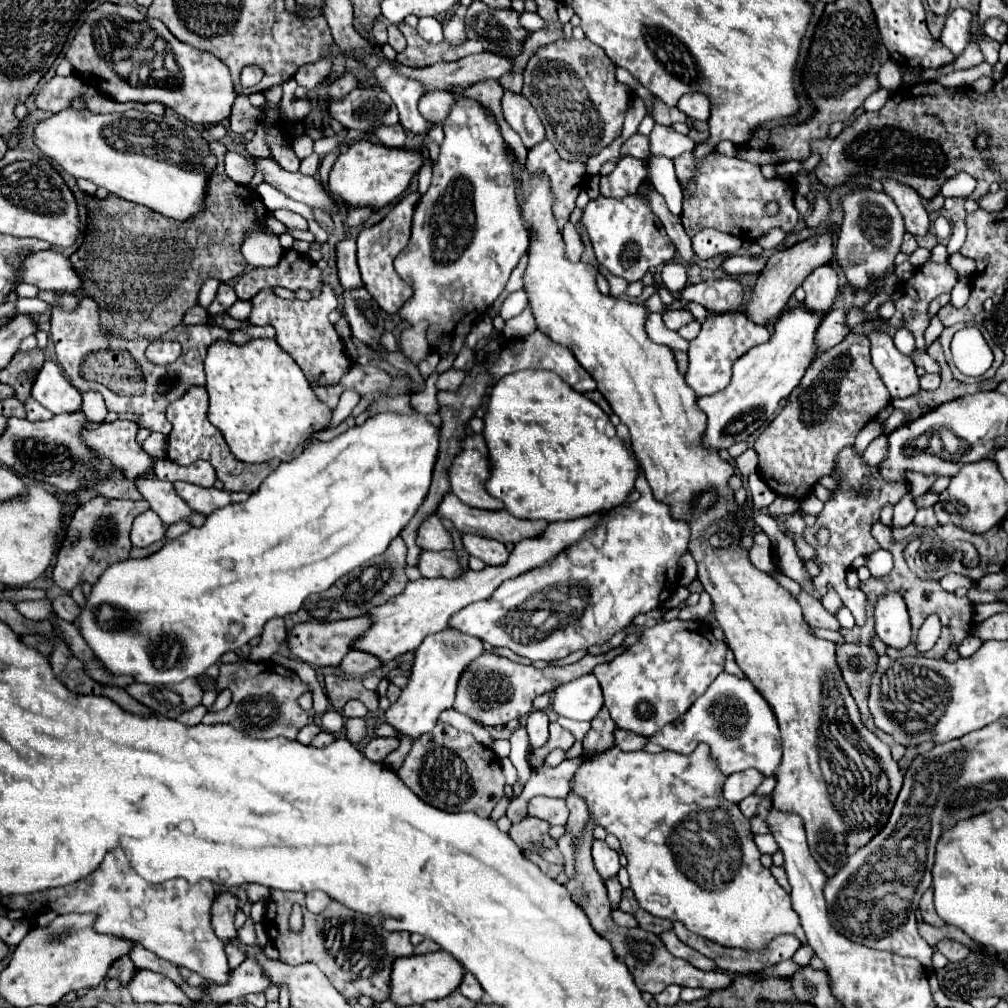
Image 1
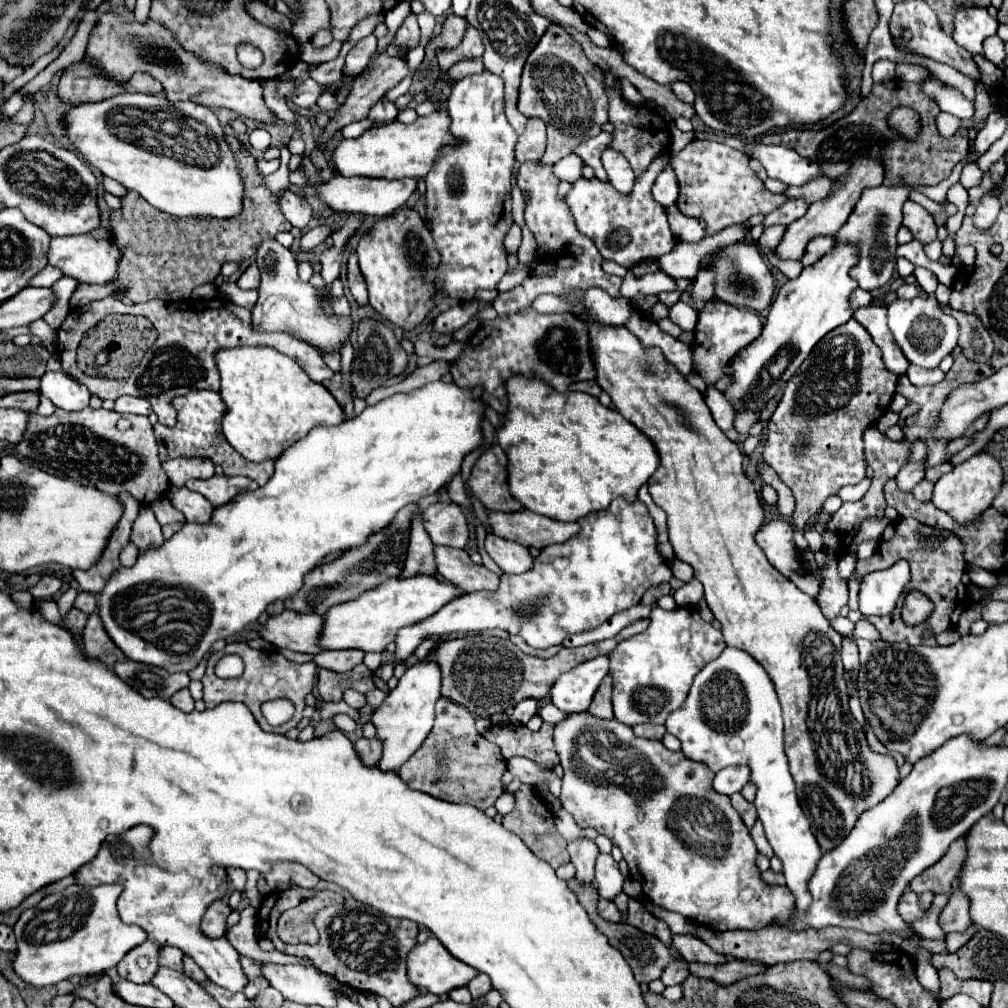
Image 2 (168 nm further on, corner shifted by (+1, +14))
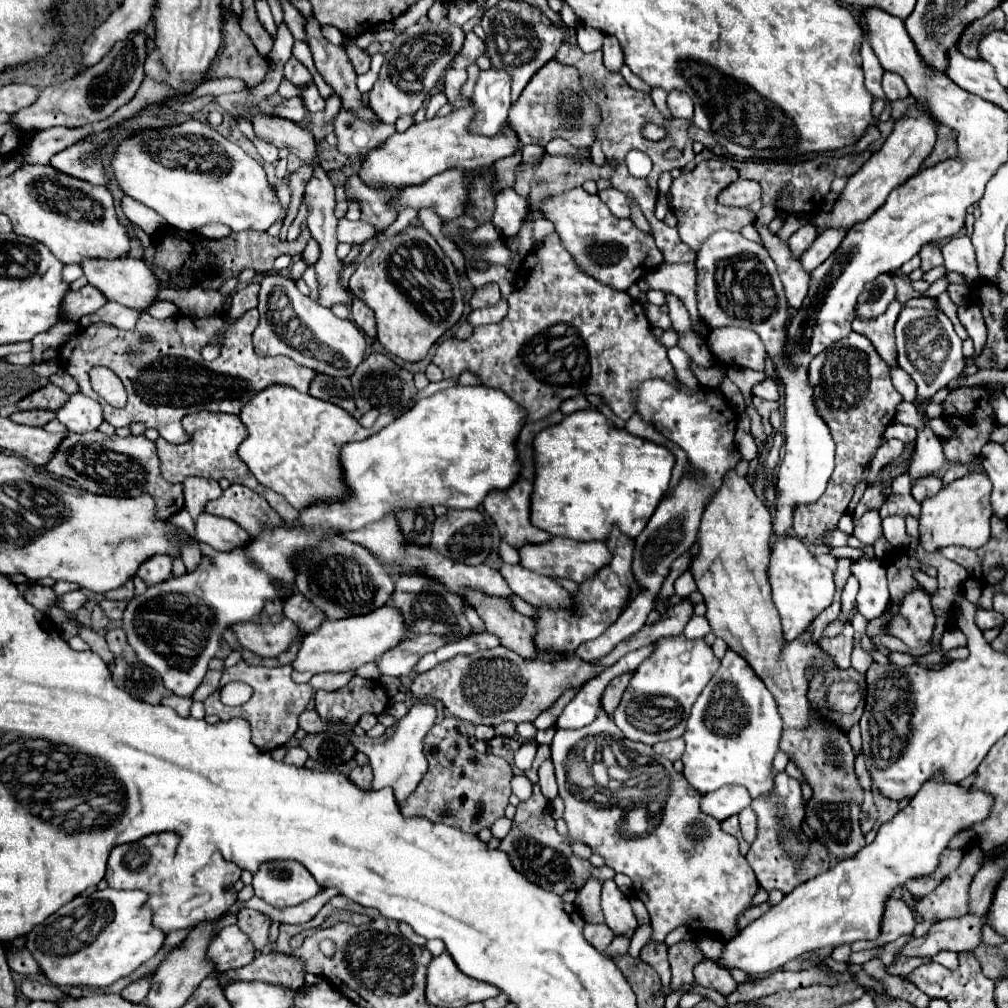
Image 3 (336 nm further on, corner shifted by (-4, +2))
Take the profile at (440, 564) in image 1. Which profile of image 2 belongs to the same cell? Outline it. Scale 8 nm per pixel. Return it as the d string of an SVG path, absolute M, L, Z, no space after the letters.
M437 546L435 548L435 560L439 574L455 584L461 586L465 594L473 594L479 590L493 592L499 586L499 576L489 572L485 566L477 566L471 562L465 550L449 548L449 546Z

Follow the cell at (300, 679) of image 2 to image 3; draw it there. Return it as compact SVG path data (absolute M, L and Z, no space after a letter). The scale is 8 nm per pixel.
M238 662L236 666L230 666L224 670L222 680L220 680L220 688L228 682L248 682L252 686L252 698L242 704L242 706L224 706L220 702L220 688L210 694L204 700L206 706L206 714L216 714L220 720L230 720L234 716L242 716L250 722L252 726L252 742L260 748L260 750L274 750L278 746L284 746L294 732L298 730L298 716L308 708L308 704L314 698L314 688L310 684L296 684L290 674L292 674L292 666L278 666L278 668L264 668L264 666L250 666L248 662Z

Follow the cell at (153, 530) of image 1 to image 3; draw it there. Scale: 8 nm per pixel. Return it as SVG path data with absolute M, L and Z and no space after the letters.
M156 554L144 560L136 572L148 586L164 582L172 574L172 558L168 554Z

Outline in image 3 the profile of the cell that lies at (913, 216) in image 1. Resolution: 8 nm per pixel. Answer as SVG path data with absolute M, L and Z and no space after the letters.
M926 244L926 246L922 246L920 258L922 258L920 268L922 268L924 272L928 272L930 268L940 266L940 264L944 262L944 260L942 260L942 252L940 252L940 248L938 248L936 244Z

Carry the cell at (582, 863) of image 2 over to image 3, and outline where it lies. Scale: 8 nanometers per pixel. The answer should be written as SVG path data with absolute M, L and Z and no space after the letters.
M588 878L586 884L576 892L576 910L586 922L604 922L602 910L600 910L600 880Z

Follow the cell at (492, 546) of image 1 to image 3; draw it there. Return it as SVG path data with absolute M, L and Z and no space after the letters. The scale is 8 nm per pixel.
M502 564L500 574L508 582L510 590L532 606L558 606L570 608L574 604L570 592L548 576L526 570L520 564Z

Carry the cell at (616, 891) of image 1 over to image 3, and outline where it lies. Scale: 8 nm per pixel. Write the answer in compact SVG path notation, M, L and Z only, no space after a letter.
M618 936L618 938L614 938L612 944L608 946L606 956L612 956L612 954L624 954L624 952L628 952L628 946L630 946L630 938Z

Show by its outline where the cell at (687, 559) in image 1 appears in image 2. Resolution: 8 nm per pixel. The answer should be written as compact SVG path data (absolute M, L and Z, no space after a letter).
M673 558L673 560L669 562L669 566L671 566L671 570L673 570L673 576L679 578L679 580L683 580L683 582L689 582L689 580L693 578L693 570L691 570L691 566L685 564L685 562Z

